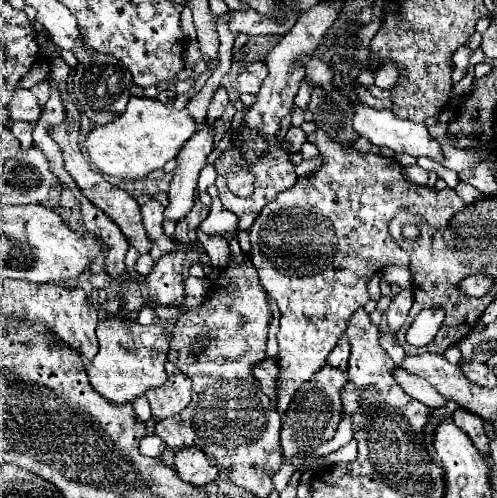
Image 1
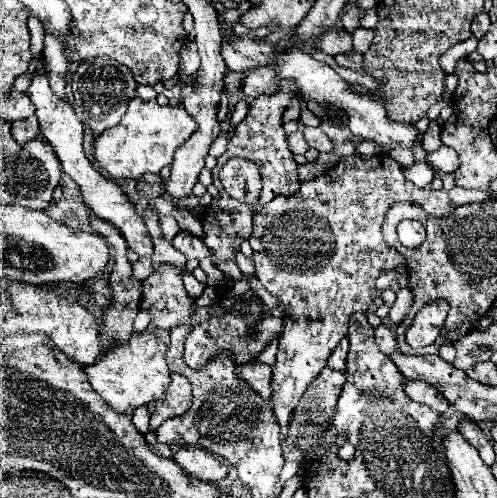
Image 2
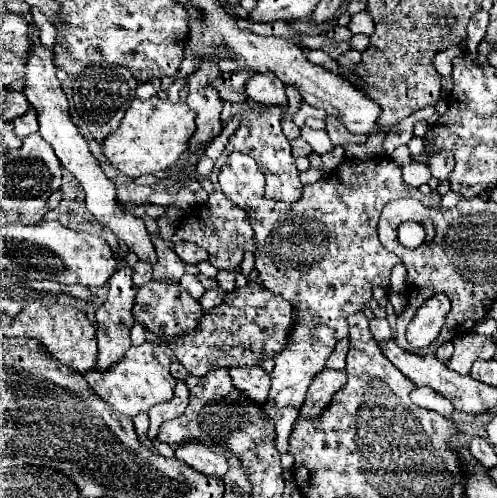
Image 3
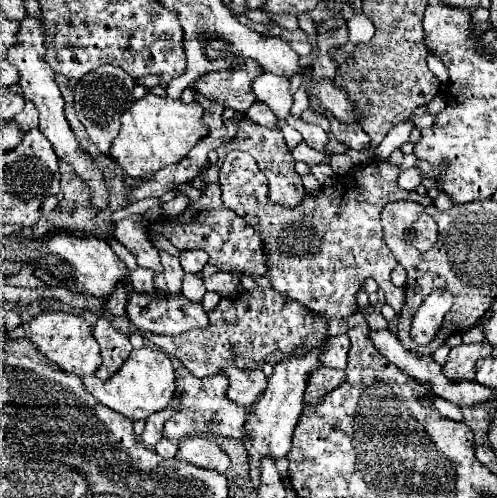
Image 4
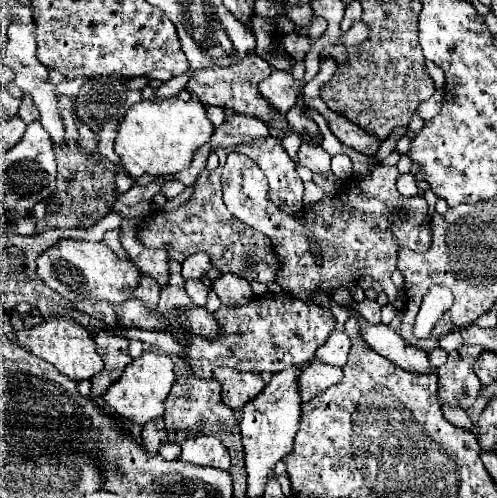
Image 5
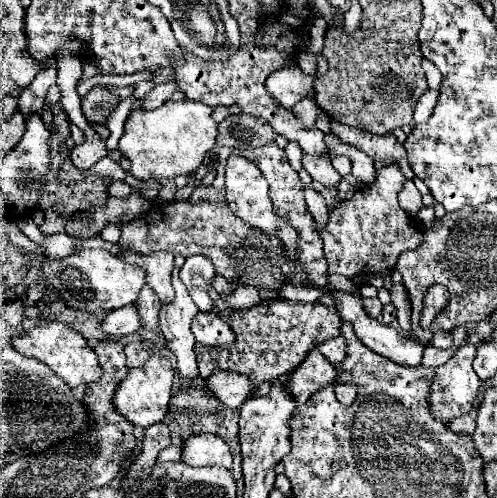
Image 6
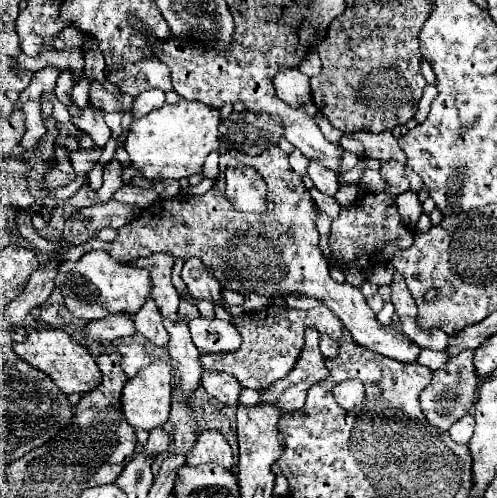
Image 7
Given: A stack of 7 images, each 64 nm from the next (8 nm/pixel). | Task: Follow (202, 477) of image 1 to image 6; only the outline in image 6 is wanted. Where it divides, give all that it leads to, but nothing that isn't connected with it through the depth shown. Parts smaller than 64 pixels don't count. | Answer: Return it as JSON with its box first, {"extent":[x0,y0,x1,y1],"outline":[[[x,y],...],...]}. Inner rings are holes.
{"extent":[182,434,232,470],"outline":[[[214,434],[186,438],[182,444],[182,462],[190,466],[222,466],[226,470],[232,468],[230,448],[220,436]]]}

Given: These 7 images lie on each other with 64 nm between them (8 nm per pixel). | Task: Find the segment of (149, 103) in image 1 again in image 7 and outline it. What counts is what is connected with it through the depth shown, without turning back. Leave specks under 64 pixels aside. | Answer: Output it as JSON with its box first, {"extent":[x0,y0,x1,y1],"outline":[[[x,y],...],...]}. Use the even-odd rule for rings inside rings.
{"extent":[124,100,218,180],"outline":[[[180,100],[176,104],[164,104],[146,116],[134,118],[124,140],[124,150],[130,156],[132,168],[148,180],[188,178],[202,172],[204,158],[218,150],[218,110],[200,102]]]}

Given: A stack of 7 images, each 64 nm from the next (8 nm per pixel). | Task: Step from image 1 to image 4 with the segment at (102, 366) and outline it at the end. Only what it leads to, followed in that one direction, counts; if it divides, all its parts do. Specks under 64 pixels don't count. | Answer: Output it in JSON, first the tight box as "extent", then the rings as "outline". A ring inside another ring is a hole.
{"extent":[82,346,176,420],"outline":[[[142,346],[140,350],[132,350],[128,360],[122,364],[120,372],[112,374],[108,380],[88,376],[88,378],[82,378],[82,382],[100,404],[124,414],[130,420],[148,418],[150,414],[164,410],[176,392],[172,360],[168,354],[160,352],[156,346]]]}

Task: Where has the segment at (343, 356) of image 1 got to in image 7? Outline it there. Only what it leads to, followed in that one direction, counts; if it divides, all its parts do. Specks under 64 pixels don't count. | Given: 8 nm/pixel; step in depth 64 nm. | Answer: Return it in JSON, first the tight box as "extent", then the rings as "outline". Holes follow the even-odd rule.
{"extent":[320,334,340,358],"outline":[[[322,334],[320,336],[320,350],[326,358],[336,358],[336,354],[340,350],[340,340],[332,340],[326,334]]]}

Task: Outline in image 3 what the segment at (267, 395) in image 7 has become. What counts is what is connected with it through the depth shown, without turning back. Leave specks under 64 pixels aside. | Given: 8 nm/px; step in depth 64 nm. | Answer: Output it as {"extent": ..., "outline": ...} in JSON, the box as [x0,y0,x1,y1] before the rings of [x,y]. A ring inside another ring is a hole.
{"extent":[300,368,346,416],"outline":[[[324,368],[324,372],[320,372],[320,376],[316,376],[316,380],[312,380],[312,384],[306,392],[306,400],[300,408],[300,414],[302,416],[320,416],[320,412],[324,412],[324,408],[328,408],[328,404],[332,402],[332,396],[344,384],[346,384],[346,372]]]}

